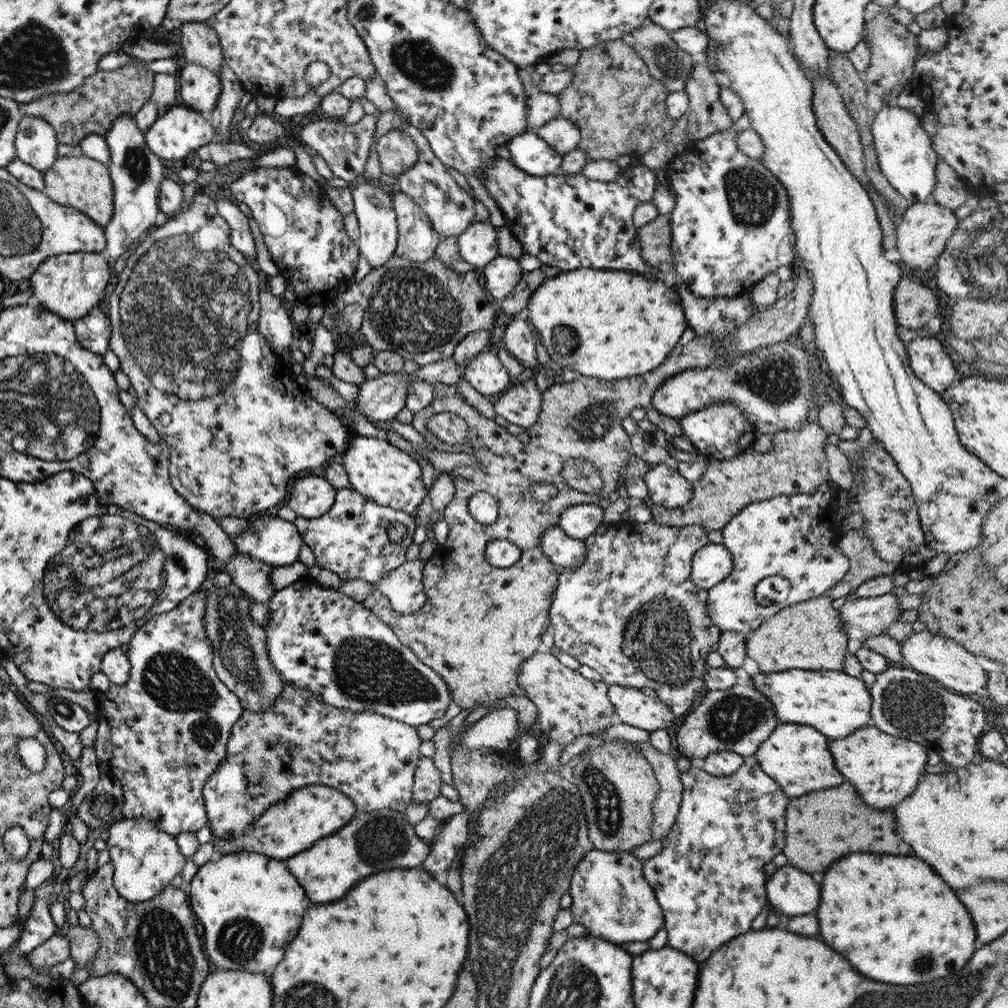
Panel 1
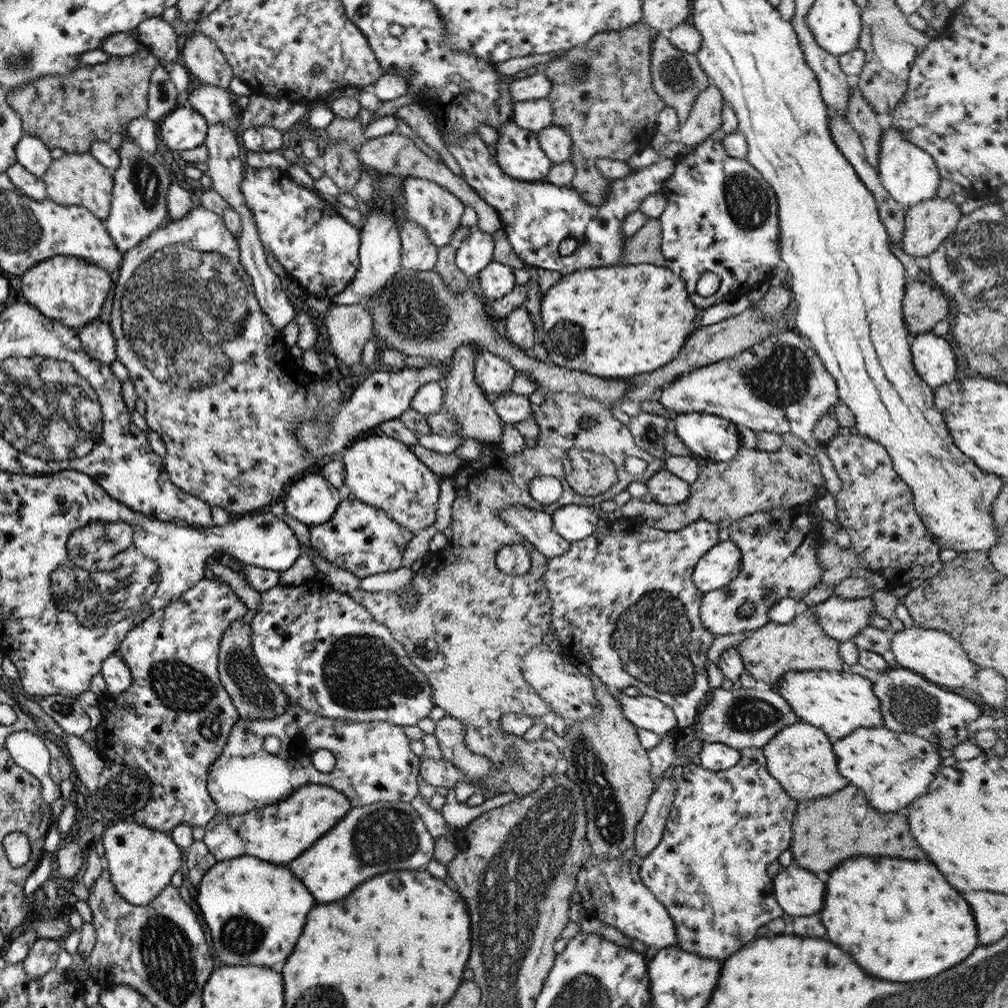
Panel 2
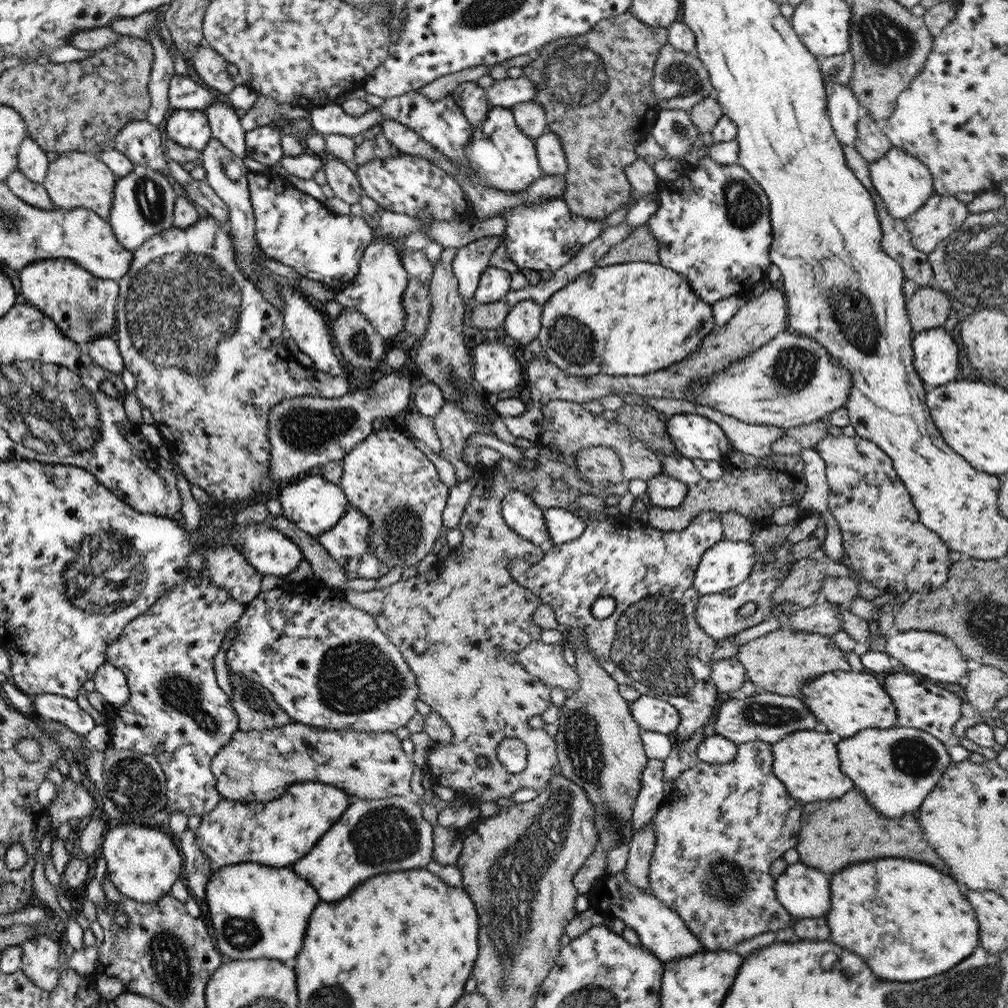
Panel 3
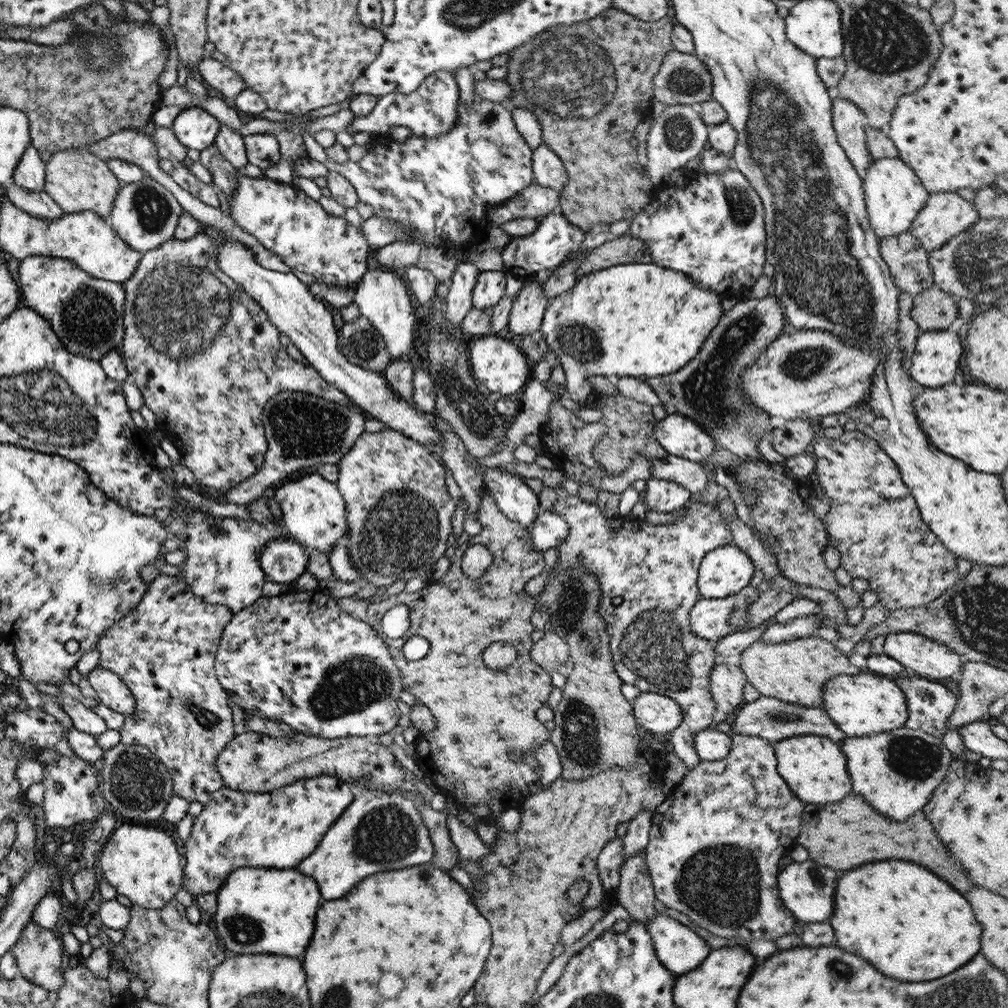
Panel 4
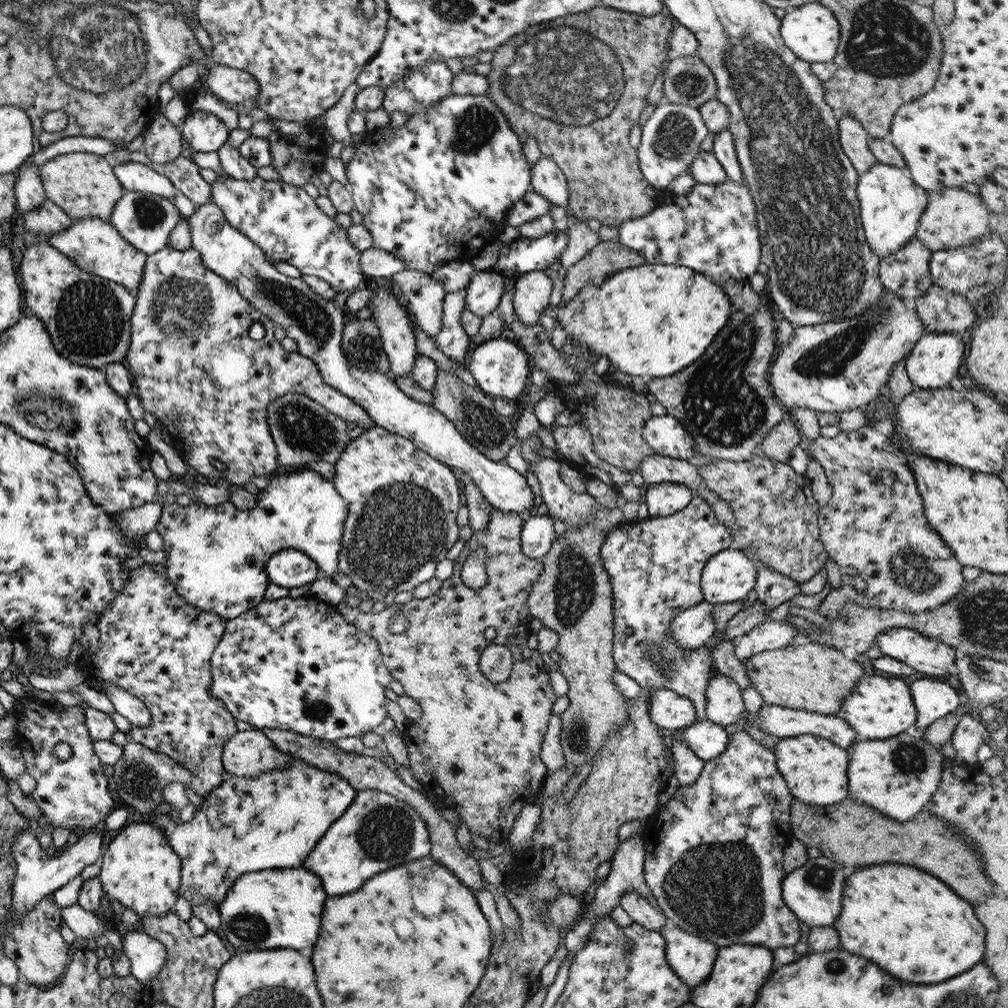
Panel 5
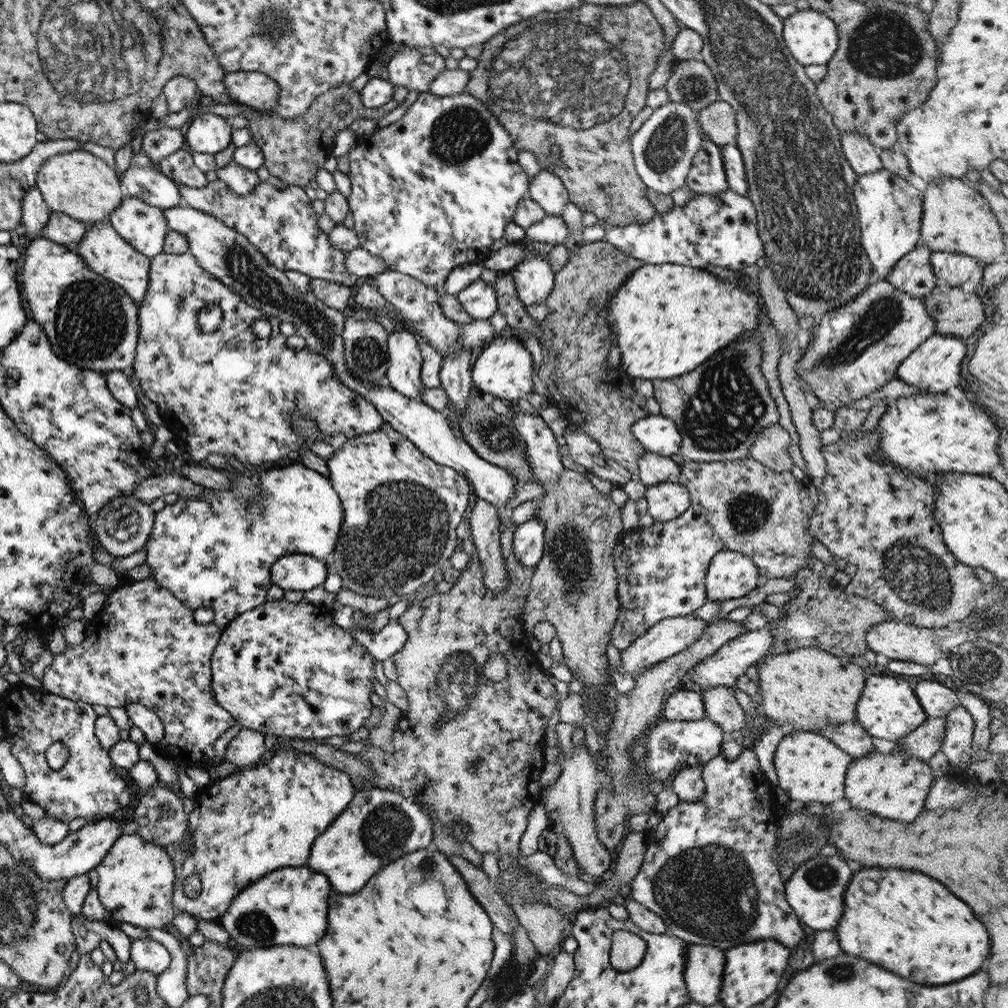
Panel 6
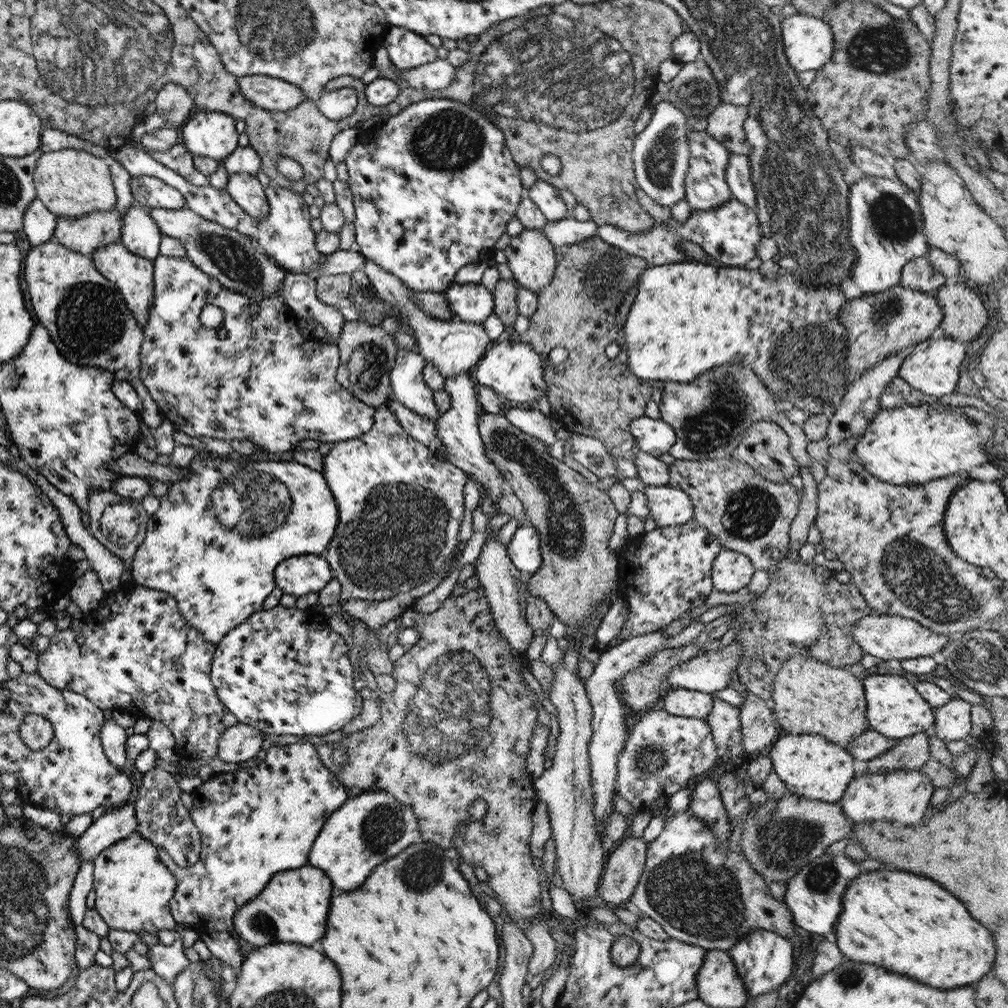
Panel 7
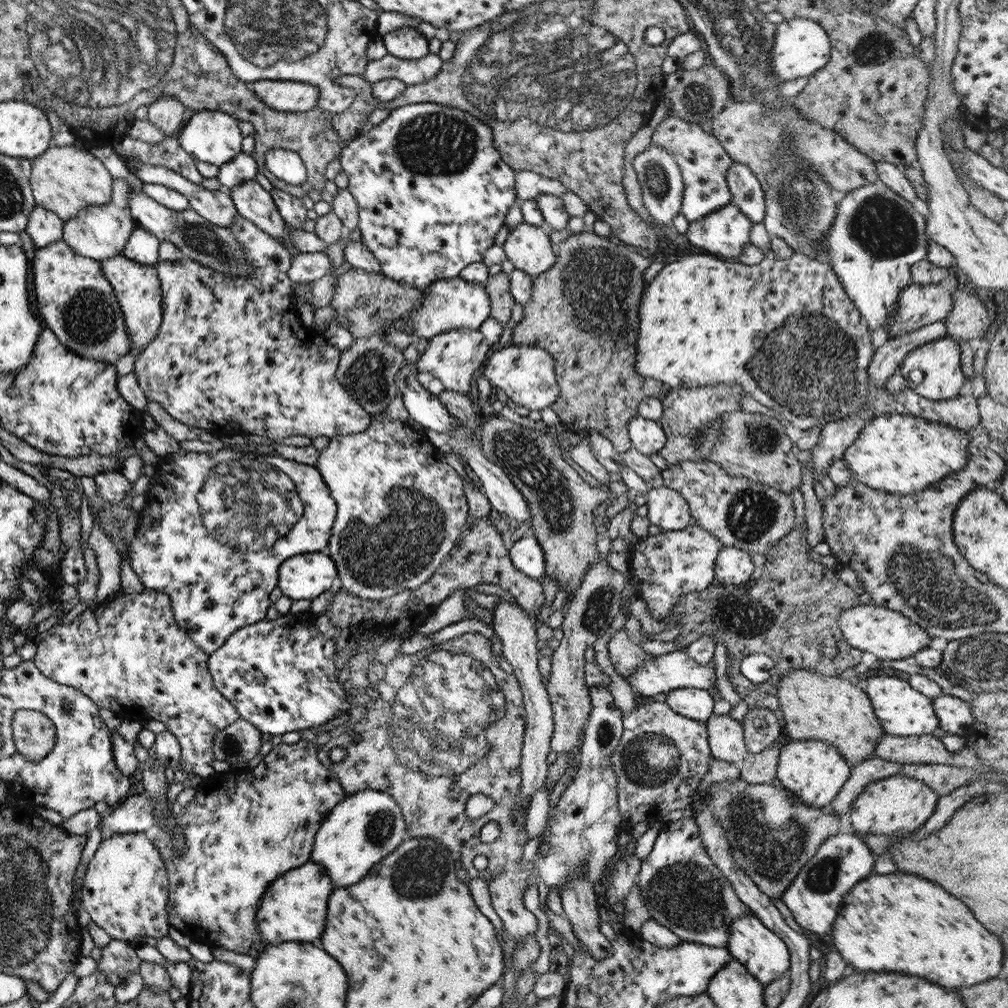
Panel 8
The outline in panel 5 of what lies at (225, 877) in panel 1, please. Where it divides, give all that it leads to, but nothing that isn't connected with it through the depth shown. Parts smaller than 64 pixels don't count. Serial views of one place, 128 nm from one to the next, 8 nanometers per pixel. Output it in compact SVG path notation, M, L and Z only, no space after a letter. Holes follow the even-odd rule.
M303 868L259 870L242 874L227 890L217 910L219 930L238 951L309 948L319 930L325 900L319 878Z

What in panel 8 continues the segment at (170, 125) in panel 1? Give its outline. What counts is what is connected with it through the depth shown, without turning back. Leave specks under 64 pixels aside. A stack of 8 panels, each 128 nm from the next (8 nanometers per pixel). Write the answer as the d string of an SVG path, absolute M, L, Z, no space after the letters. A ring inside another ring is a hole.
M195 111L186 116L175 137L180 147L195 161L208 162L219 168L224 162L229 162L236 154L242 152L240 149L242 137L237 123L238 121L223 111Z

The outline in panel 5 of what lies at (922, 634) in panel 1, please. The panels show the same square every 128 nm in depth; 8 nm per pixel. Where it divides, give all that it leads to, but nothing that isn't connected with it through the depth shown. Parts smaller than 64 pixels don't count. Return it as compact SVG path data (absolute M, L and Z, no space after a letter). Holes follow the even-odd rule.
M891 628L884 630L876 636L875 645L878 646L881 654L894 658L907 666L910 666L921 677L926 675L936 675L944 679L947 668L954 663L957 655L955 649L942 640L923 636L913 628Z

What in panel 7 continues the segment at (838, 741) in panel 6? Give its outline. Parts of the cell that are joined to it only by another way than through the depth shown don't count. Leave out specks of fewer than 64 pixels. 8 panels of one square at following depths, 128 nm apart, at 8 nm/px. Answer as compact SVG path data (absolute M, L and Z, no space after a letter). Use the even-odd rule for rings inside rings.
M867 729L861 734L854 736L847 746L846 752L859 761L869 761L885 754L895 746L896 739L885 738L874 730Z

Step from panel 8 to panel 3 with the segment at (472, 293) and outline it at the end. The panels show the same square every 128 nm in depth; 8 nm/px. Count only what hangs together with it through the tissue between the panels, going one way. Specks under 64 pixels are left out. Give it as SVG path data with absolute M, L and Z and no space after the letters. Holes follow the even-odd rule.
M488 267L479 278L472 303L483 305L504 299L510 290L510 274L507 270Z

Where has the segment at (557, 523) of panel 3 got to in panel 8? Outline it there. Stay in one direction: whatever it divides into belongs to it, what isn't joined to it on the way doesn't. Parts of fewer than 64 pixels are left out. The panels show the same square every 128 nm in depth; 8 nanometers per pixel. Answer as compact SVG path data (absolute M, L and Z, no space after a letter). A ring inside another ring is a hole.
M527 532L513 544L508 544L508 552L515 570L540 582L545 566L543 550L531 532Z

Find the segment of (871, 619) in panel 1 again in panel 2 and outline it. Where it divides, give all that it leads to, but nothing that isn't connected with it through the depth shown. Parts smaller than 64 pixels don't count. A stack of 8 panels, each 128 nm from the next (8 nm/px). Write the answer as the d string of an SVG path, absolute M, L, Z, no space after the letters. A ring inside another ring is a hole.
M831 595L823 602L811 607L817 622L821 625L823 632L838 641L849 640L860 630L869 625L869 615L873 614L875 606L870 597L858 599L842 599L837 595Z

